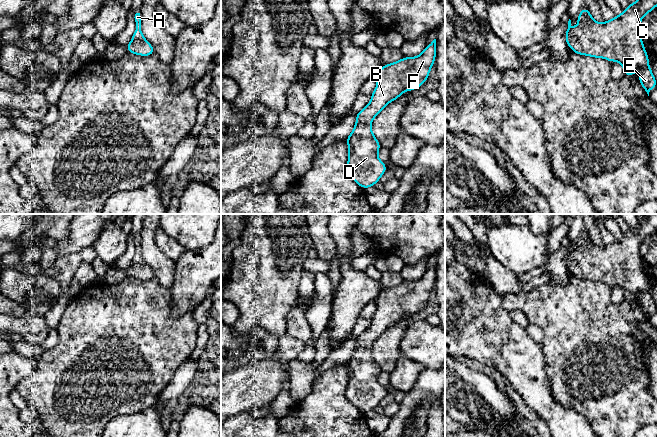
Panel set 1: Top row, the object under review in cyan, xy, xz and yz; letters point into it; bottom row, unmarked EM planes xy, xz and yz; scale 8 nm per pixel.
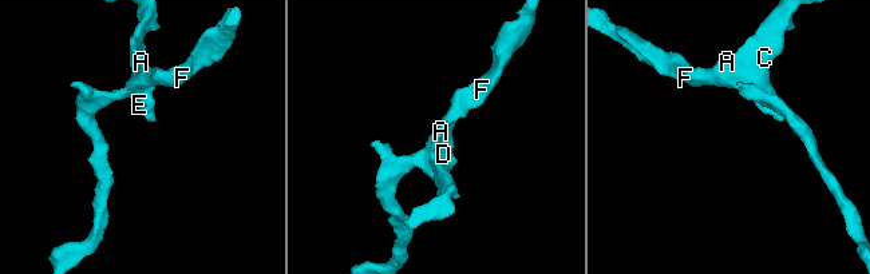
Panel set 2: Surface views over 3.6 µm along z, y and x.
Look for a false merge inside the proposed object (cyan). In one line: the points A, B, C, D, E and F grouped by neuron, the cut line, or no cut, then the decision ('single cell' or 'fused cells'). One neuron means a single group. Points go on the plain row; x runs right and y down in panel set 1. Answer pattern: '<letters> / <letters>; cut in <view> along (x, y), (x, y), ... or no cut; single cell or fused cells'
A B C D E F; no cut; single cell

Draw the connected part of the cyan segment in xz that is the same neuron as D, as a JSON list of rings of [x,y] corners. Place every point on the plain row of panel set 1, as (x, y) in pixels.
[[[436,263],[427,268],[420,279],[385,288],[376,299],[377,310],[371,325],[356,338],[354,353],[346,362],[349,375],[346,396],[361,412],[374,410],[388,393],[377,380],[381,369],[370,350],[373,343],[403,316],[423,309],[434,290],[435,281]]]

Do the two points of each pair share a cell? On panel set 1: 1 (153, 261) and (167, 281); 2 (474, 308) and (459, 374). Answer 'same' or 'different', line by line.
1: same
2: different

